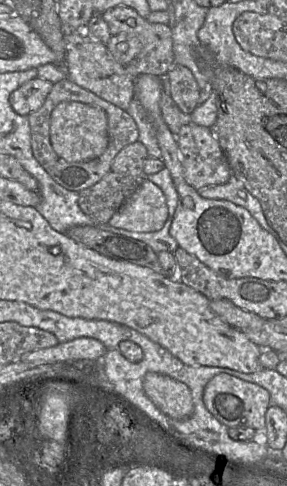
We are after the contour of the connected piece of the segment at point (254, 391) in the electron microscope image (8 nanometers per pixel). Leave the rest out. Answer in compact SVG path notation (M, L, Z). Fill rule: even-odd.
M220 373L205 386L203 402L207 410L227 428L265 429L265 414L270 407L270 394L257 384L241 380L226 373Z

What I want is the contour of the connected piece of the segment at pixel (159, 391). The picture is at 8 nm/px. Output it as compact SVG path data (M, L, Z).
M148 372L144 376L143 389L153 404L169 418L184 421L193 415L192 395L184 383L162 374Z

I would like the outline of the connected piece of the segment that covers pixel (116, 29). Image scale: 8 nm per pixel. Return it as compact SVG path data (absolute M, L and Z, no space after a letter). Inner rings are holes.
M119 5L102 13L103 19L109 27L111 36L120 33L127 33L140 40L142 50L125 66L125 71L132 78L141 74L153 74L165 77L169 69L174 64L174 54L172 49L172 30L170 26L162 23L152 23L140 16L131 7Z

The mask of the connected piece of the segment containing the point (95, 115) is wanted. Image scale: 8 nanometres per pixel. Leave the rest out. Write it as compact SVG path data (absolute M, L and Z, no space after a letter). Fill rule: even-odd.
M65 101L53 110L50 142L56 154L68 162L91 161L108 147L108 118L103 109L81 102Z

